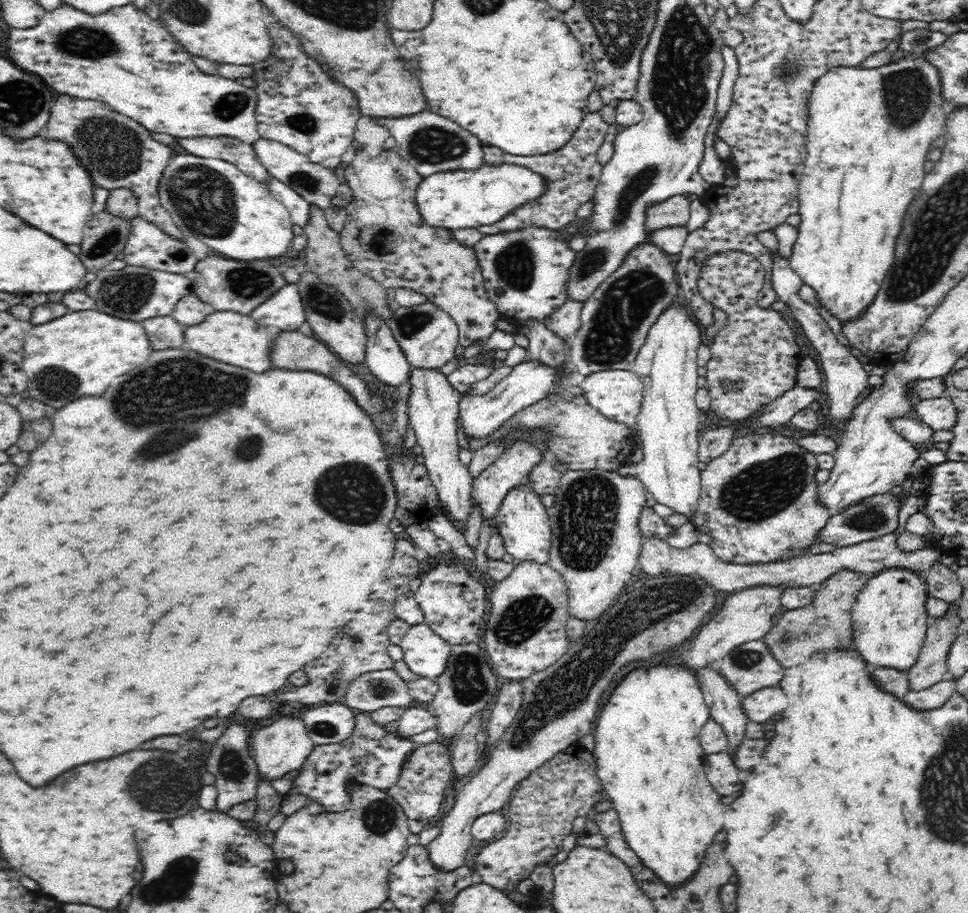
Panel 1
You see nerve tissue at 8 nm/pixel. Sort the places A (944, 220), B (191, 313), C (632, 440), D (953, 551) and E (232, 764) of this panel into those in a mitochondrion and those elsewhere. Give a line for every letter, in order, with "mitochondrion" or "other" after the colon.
A: mitochondrion
B: other
C: other
D: other
E: mitochondrion

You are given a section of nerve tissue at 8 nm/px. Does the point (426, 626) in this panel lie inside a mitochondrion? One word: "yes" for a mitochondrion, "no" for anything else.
no

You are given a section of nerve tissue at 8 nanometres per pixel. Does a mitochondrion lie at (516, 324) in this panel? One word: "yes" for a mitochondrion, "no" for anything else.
no

